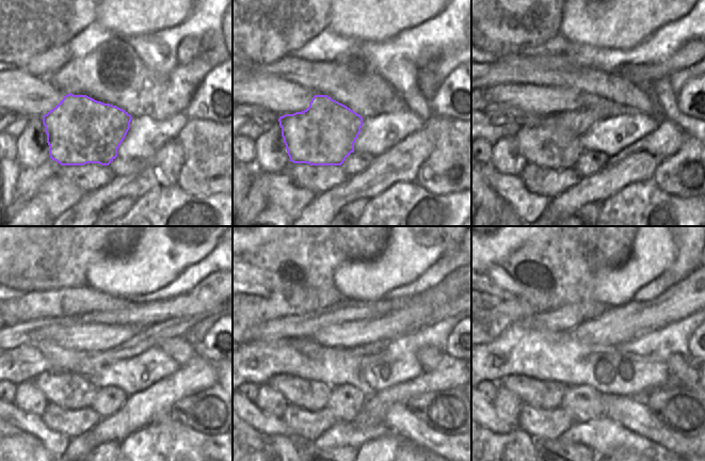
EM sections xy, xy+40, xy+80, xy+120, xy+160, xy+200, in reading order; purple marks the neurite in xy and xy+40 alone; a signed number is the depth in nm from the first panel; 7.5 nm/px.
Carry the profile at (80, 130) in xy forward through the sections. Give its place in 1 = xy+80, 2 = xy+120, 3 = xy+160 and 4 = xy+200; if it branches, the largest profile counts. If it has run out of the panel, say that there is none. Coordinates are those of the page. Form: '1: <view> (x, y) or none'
1: xy+80 (541, 142)
2: xy+120 (66, 390)
3: xy+160 (309, 395)
4: xy+200 (540, 394)

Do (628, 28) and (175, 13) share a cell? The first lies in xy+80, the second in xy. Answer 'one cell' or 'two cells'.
one cell

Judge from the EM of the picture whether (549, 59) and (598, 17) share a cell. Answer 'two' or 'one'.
two

